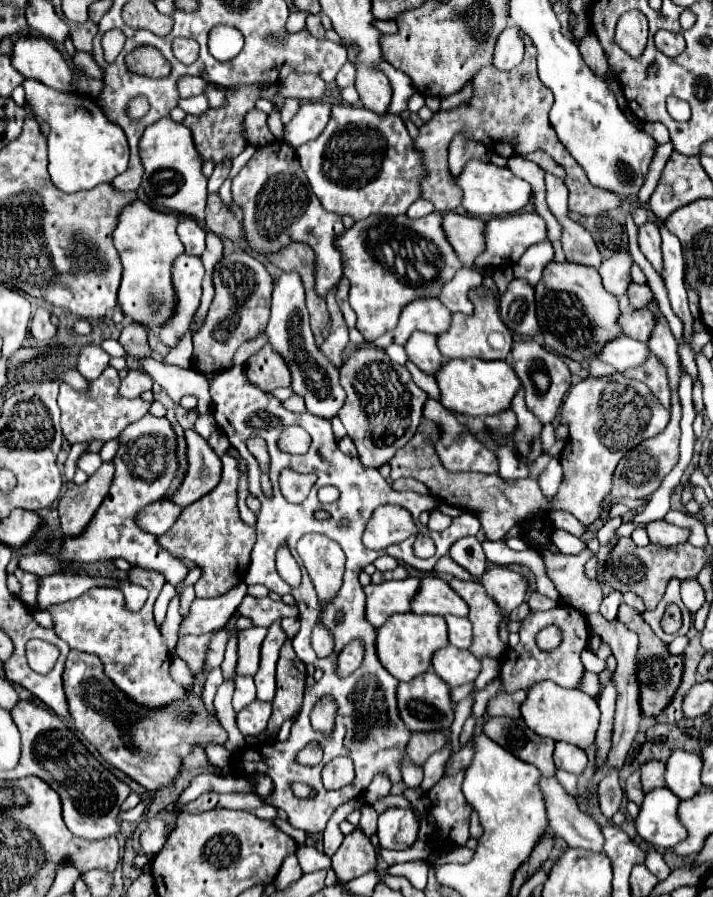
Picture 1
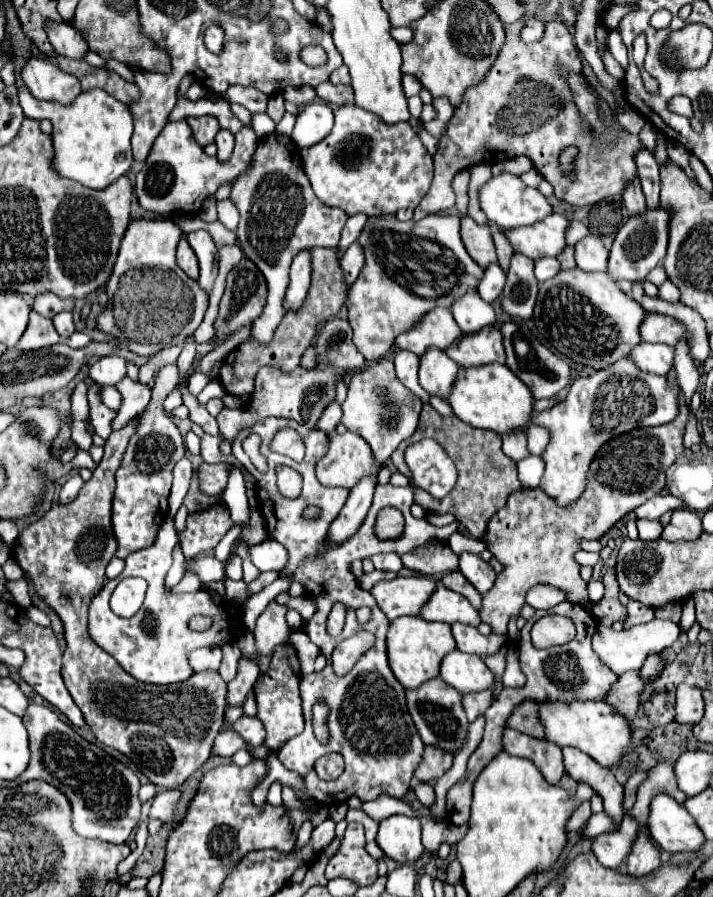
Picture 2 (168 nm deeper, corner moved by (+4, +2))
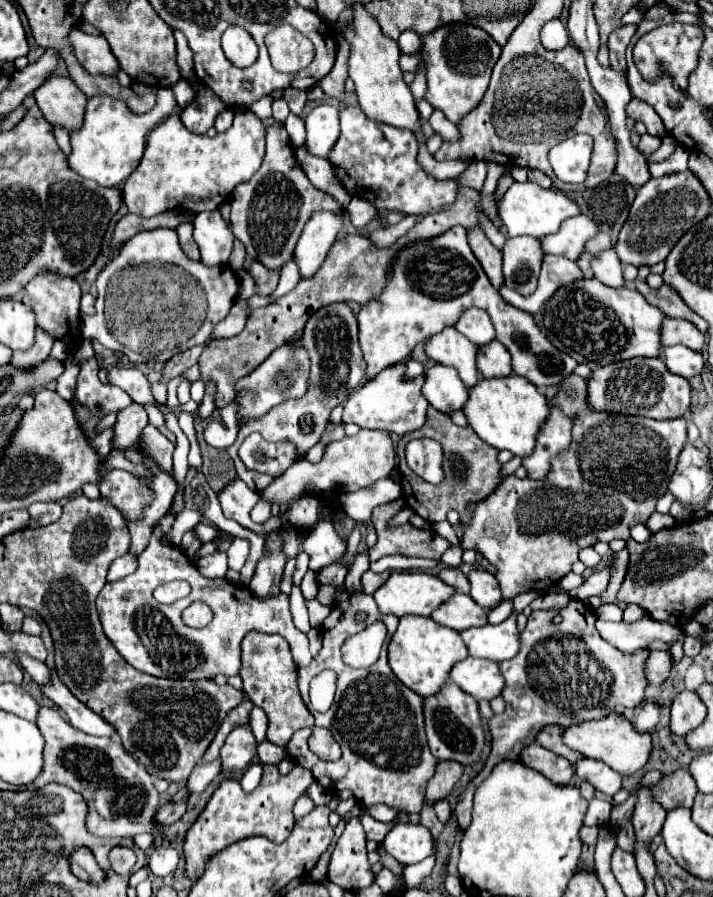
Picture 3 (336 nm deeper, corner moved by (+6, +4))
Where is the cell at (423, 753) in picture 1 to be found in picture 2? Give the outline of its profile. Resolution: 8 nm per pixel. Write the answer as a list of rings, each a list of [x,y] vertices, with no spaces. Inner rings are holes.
[[[428,745],[424,749],[422,763],[416,769],[416,781],[420,781],[420,783],[434,783],[438,777],[442,777],[452,767],[452,761],[454,761],[452,753]]]

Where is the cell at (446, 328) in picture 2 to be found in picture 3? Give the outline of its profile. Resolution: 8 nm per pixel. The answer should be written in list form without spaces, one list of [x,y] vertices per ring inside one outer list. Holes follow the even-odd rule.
[[[444,327],[440,333],[426,339],[424,353],[428,359],[456,367],[460,379],[466,387],[474,387],[478,383],[480,373],[476,369],[476,351],[478,345],[470,343],[456,327]]]

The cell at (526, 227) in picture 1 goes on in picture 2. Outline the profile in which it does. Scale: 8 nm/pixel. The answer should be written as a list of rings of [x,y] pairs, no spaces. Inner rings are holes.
[[[556,213],[536,225],[504,233],[510,239],[514,251],[524,253],[530,259],[540,259],[540,257],[556,257],[564,251],[568,225],[570,219]]]

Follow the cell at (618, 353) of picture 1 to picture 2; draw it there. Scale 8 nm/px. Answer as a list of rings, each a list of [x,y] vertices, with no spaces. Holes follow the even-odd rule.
[[[640,343],[636,349],[632,349],[630,359],[648,373],[666,375],[674,367],[674,347],[670,345],[652,345],[652,343]]]

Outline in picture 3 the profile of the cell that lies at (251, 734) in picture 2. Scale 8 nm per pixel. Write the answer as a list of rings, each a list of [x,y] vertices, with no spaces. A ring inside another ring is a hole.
[[[242,725],[242,727],[236,727],[234,731],[230,731],[230,735],[226,737],[226,741],[220,749],[222,771],[246,769],[252,763],[252,759],[256,757],[256,745],[258,745],[258,741],[254,739],[250,725]]]

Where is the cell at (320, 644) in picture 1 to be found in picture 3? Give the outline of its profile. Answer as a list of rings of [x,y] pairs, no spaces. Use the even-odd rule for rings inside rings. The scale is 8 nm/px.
[[[162,525],[154,527],[154,533],[150,537],[148,547],[138,555],[138,569],[124,577],[118,579],[114,583],[106,583],[104,589],[98,595],[96,601],[98,607],[98,615],[100,615],[100,623],[102,629],[106,633],[106,637],[112,641],[112,645],[118,649],[118,653],[138,671],[154,675],[154,677],[168,677],[168,679],[212,679],[214,675],[222,673],[222,675],[236,675],[240,669],[240,643],[244,639],[246,633],[250,631],[260,631],[260,633],[278,633],[282,635],[292,649],[292,656],[298,667],[308,667],[312,661],[312,655],[308,651],[308,637],[298,631],[294,627],[290,609],[288,609],[288,599],[280,597],[270,597],[270,599],[254,599],[254,595],[250,595],[250,591],[246,587],[240,585],[232,585],[226,579],[206,579],[198,573],[196,565],[182,555],[182,551],[178,547],[168,545],[166,541],[162,541]],[[174,579],[186,579],[192,585],[192,591],[188,597],[172,603],[172,605],[162,605],[158,603],[152,593],[158,585],[174,581]],[[194,601],[202,601],[206,603],[212,611],[214,611],[214,619],[210,625],[202,627],[202,629],[190,629],[182,623],[182,611],[194,603]]]

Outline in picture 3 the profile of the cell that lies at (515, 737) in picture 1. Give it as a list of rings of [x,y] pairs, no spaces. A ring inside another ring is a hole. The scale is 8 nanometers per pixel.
[[[530,743],[522,749],[520,761],[536,771],[540,771],[544,777],[548,777],[556,785],[566,785],[574,773],[568,759],[562,759],[560,755],[544,749],[538,743]]]

